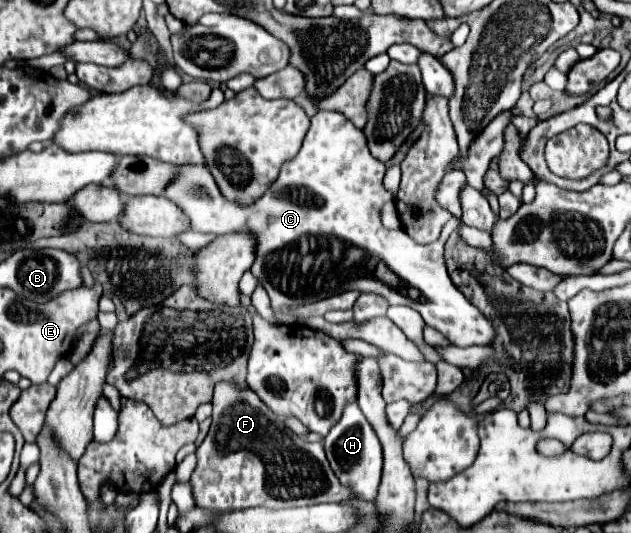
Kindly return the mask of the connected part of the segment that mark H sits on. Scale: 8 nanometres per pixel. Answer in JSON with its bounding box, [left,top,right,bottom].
[324,404,382,502]

